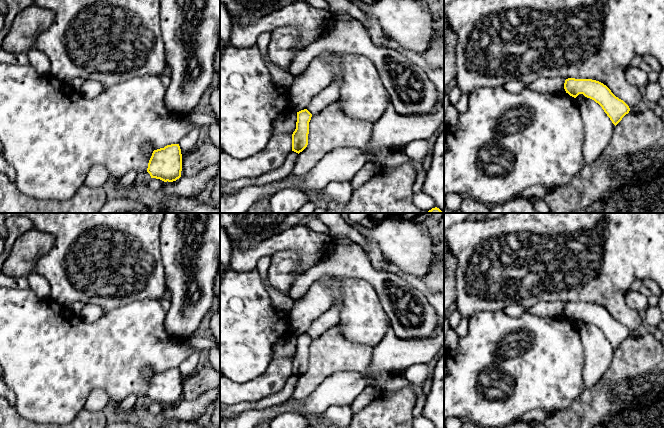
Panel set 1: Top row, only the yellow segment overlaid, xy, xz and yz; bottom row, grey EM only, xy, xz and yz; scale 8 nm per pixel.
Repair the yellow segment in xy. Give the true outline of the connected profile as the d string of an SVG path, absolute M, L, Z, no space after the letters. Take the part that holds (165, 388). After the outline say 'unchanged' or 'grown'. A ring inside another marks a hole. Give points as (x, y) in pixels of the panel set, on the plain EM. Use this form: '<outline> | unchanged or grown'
M179 368L167 369L153 375L147 392L151 402L173 406L181 401L181 395L182 378Z | unchanged

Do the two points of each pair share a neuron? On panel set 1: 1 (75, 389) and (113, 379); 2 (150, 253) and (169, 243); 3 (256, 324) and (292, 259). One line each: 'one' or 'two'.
1: one
2: two
3: one

